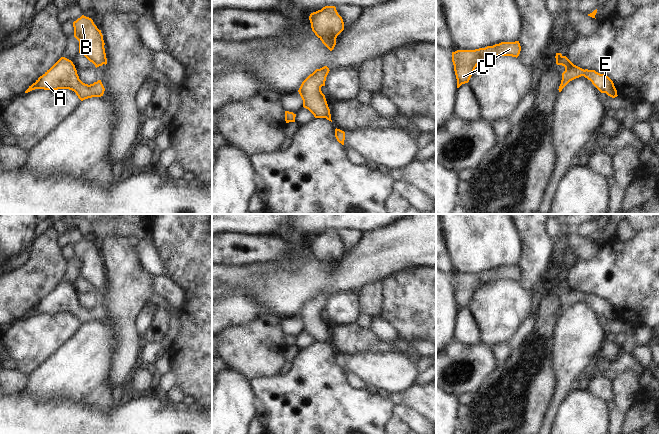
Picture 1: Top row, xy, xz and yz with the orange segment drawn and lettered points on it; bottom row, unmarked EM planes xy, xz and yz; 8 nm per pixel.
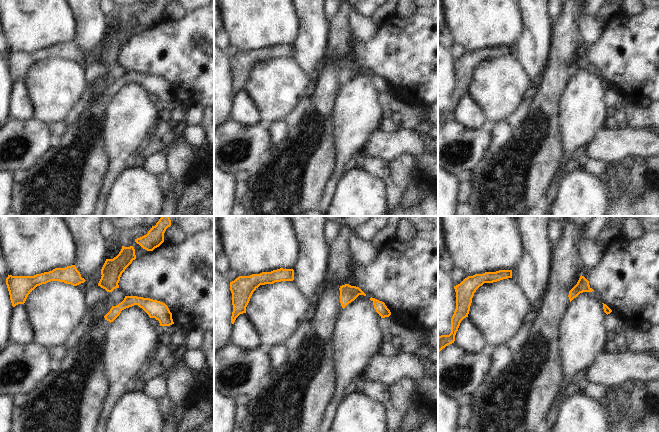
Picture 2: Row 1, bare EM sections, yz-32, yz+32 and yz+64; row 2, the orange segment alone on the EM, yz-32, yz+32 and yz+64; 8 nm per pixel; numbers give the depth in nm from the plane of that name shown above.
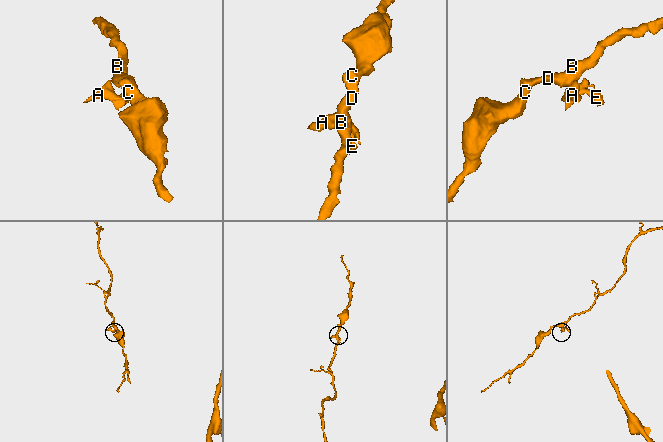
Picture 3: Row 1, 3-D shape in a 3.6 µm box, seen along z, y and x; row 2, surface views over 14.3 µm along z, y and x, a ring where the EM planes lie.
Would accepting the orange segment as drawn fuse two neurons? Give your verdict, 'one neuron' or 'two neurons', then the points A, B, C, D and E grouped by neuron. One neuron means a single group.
two neurons | A E / B C D

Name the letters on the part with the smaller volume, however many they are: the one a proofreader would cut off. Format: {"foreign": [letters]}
{"foreign": ["A", "E"]}

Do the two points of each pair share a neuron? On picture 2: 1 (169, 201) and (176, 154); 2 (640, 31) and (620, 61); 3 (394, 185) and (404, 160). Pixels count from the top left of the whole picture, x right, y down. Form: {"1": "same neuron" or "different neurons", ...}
{"1": "same neuron", "2": "same neuron", "3": "same neuron"}

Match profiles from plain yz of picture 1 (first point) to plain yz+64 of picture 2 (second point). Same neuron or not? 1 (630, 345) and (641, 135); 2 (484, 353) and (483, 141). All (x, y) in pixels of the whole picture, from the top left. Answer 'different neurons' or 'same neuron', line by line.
1: different neurons
2: same neuron

